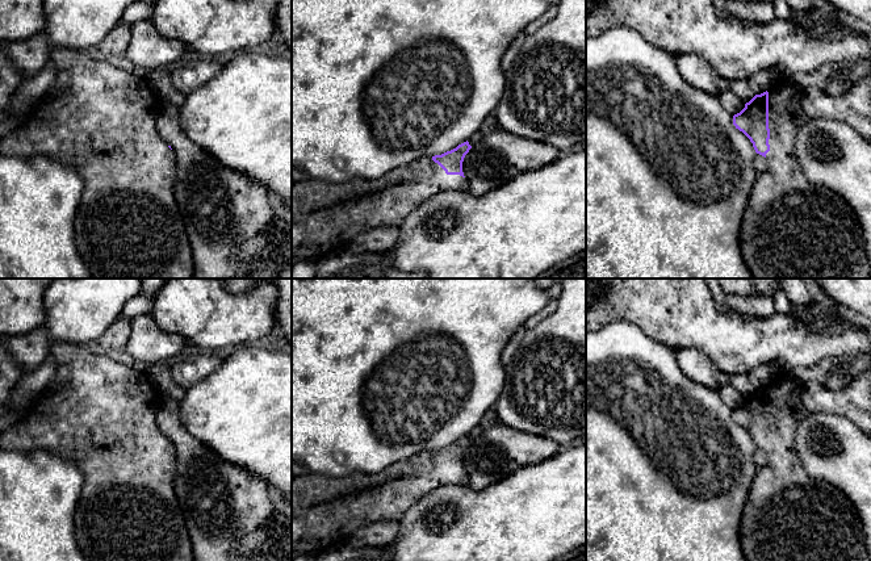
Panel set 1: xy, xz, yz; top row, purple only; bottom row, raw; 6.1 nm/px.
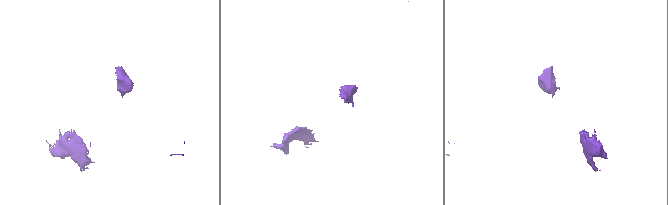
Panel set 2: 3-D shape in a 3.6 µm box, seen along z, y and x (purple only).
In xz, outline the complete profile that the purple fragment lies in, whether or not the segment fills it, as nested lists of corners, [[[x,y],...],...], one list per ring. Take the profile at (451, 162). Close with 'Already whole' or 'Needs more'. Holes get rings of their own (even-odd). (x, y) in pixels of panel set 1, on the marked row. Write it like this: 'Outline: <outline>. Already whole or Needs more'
Outline: [[[469,142],[441,155],[423,156],[378,179],[355,177],[344,183],[309,179],[292,184],[292,267],[302,260],[317,260],[344,250],[357,234],[377,227],[398,227],[423,202],[445,191],[468,192],[462,162]]]. Needs more

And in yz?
Outline: [[[779,78],[763,93],[755,95],[733,116],[733,125],[753,143],[757,154],[769,160],[769,169],[758,172],[738,231],[738,246],[745,265],[754,279],[871,279],[863,230],[857,213],[836,192],[809,181],[795,154],[800,126],[808,121],[801,108],[801,88],[790,78]]]. Needs more

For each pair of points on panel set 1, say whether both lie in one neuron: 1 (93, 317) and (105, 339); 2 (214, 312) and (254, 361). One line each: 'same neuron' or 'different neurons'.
1: different neurons
2: different neurons

